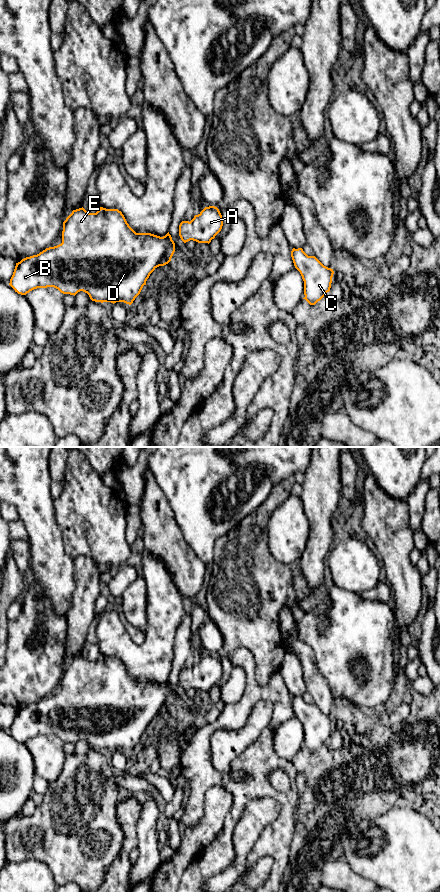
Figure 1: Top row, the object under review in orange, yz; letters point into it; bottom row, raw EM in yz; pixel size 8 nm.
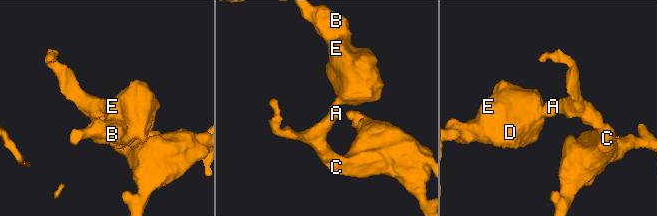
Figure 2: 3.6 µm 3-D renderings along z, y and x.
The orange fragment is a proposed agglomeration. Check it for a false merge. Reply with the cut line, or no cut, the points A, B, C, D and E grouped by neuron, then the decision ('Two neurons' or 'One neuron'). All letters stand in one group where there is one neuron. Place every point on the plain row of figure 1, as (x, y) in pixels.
No split. Groups: A B C D E. One neuron

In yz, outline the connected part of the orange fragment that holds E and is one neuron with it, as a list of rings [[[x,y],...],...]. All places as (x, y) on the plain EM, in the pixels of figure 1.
[[[82,655],[73,658],[63,670],[62,691],[16,711],[9,733],[21,743],[37,736],[54,735],[63,742],[74,744],[83,739],[95,750],[124,750],[131,753],[146,733],[150,722],[157,715],[168,712],[174,700],[175,691],[169,680],[163,685],[136,681],[118,657],[100,655],[96,661],[89,661]]]

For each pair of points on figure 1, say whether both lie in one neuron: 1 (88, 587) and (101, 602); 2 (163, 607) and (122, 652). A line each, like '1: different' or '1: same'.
1: different
2: same

